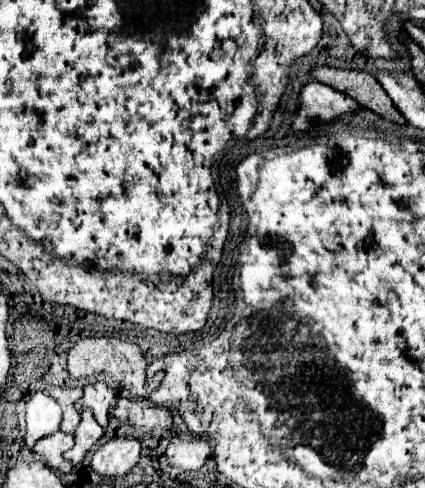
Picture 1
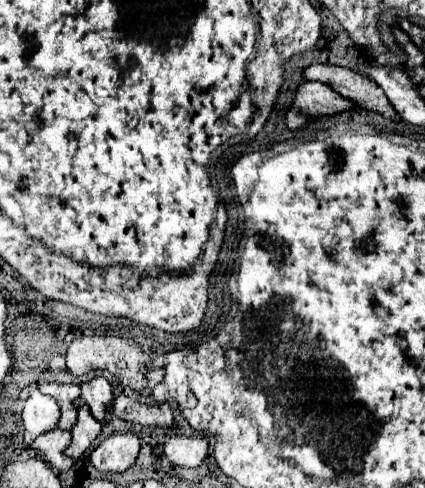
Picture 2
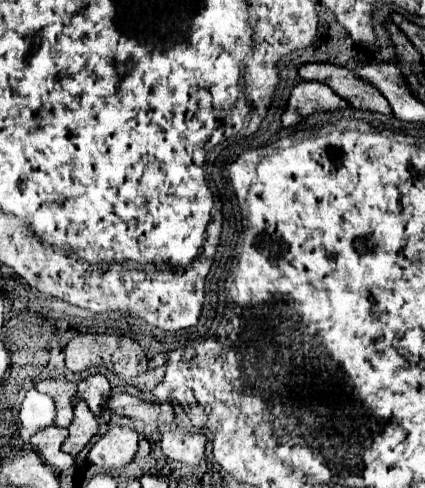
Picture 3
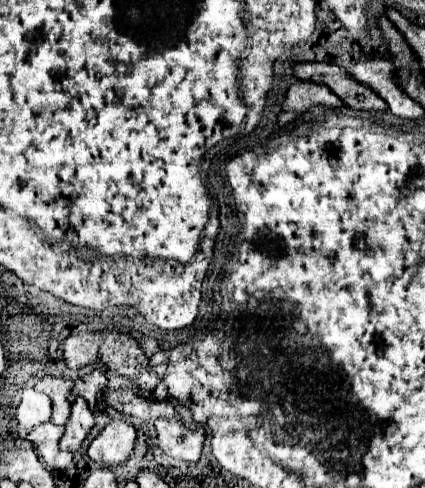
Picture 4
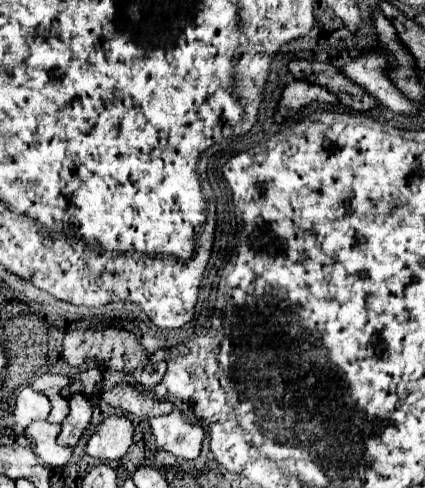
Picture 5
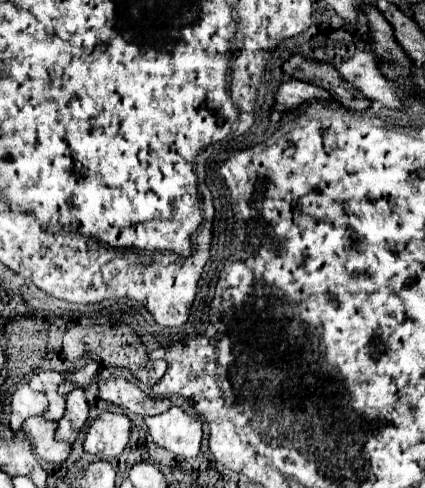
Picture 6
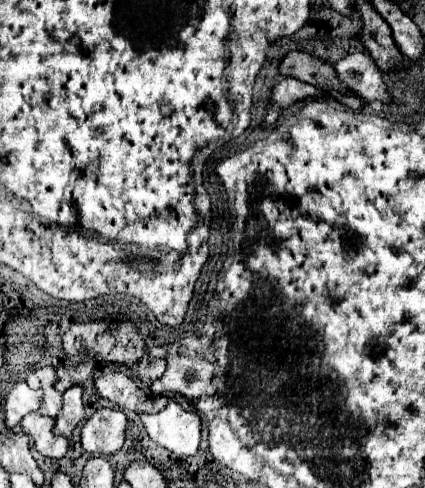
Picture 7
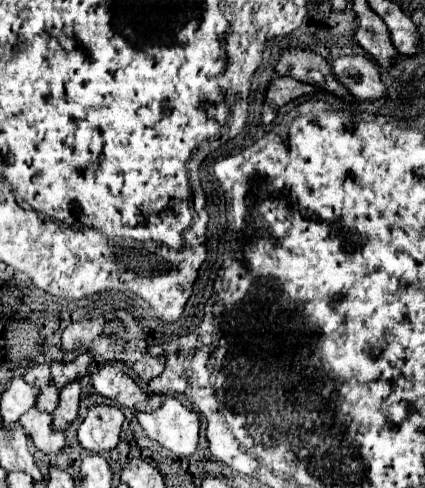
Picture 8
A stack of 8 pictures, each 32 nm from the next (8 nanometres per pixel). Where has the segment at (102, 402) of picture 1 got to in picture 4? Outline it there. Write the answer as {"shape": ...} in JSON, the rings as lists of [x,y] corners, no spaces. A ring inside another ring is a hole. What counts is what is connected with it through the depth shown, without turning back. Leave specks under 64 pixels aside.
{"shape":[[[92,370],[90,374],[86,374],[86,376],[82,378],[82,382],[86,384],[86,390],[74,390],[74,392],[76,392],[76,396],[86,398],[88,404],[94,408],[96,402],[100,400],[102,390],[106,388],[106,376],[104,376],[102,372],[98,372],[98,370]]]}

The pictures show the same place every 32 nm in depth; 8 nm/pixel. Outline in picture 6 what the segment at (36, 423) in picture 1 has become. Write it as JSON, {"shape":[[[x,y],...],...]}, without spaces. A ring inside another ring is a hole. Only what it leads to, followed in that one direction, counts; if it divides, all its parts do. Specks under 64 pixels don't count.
{"shape":[[[26,382],[16,384],[12,396],[10,396],[10,428],[18,432],[22,428],[22,422],[28,416],[42,414],[46,410],[48,402],[44,398],[44,392],[34,392]]]}

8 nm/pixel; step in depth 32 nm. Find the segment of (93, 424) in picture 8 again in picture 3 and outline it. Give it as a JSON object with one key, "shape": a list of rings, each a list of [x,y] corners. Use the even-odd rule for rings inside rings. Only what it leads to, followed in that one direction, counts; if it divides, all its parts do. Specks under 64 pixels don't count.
{"shape":[[[110,424],[106,434],[100,436],[98,442],[90,448],[90,462],[100,466],[102,470],[122,468],[126,466],[138,448],[138,434],[130,426]]]}

